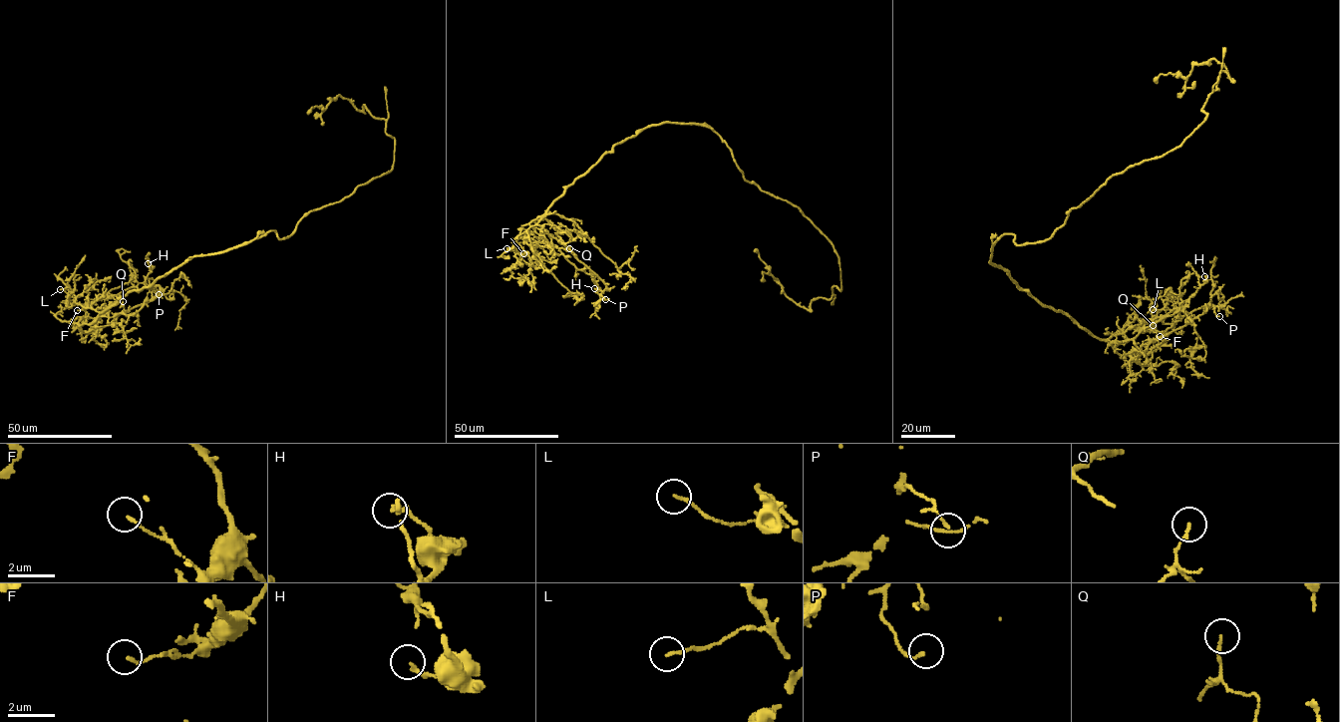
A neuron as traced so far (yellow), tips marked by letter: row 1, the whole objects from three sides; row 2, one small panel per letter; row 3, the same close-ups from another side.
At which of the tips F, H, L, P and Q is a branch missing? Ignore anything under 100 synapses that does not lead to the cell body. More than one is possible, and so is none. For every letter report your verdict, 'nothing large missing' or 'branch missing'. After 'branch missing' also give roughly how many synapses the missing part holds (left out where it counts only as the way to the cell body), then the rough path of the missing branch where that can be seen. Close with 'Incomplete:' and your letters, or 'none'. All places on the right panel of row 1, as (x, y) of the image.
F: nothing large missing
H: nothing large missing
L: nothing large missing
P: nothing large missing
Q: nothing large missing
Incomplete: none

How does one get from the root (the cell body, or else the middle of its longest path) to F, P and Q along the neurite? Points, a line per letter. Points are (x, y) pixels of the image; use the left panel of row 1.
F: (274, 230), (223, 251), (193, 255), (148, 287), (128, 292), (103, 312), (75, 301), (87, 306), (77, 310)
P: (274, 230), (193, 255), (128, 292), (90, 325), (100, 330), (149, 301), (160, 292), (155, 285), (159, 294)
Q: (274, 230), (193, 255), (128, 292), (90, 325), (109, 325), (124, 311), (123, 301)

